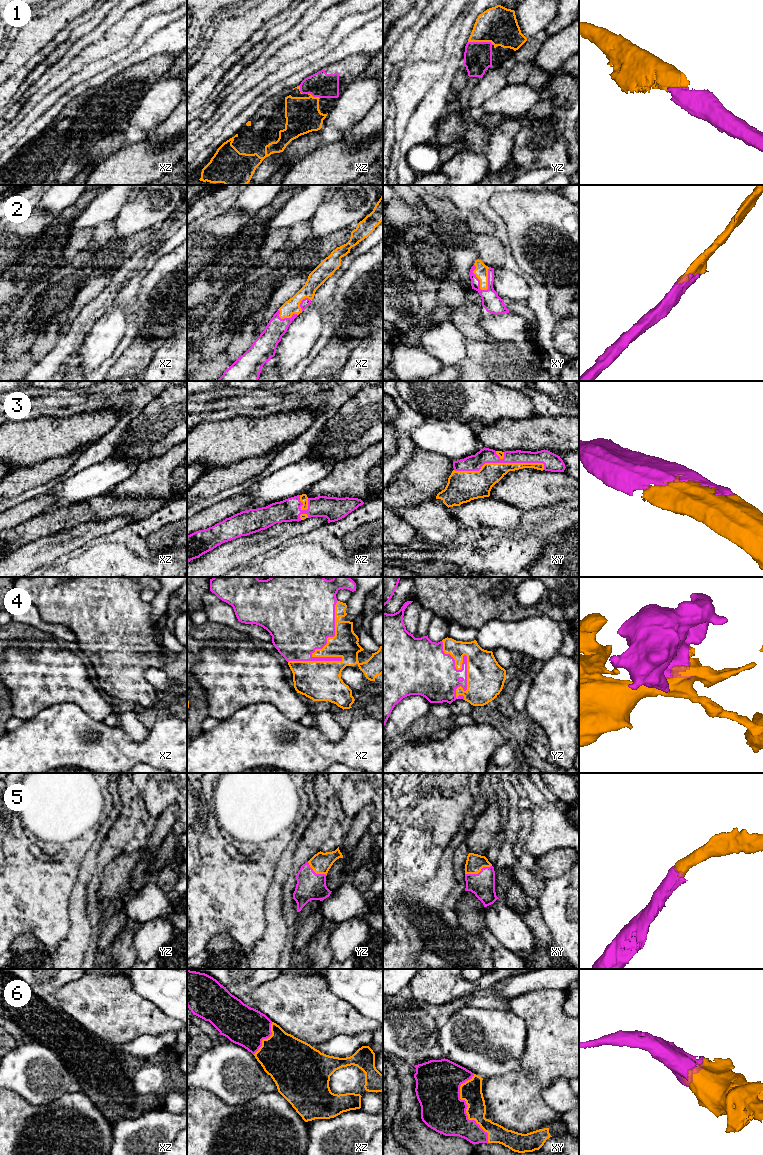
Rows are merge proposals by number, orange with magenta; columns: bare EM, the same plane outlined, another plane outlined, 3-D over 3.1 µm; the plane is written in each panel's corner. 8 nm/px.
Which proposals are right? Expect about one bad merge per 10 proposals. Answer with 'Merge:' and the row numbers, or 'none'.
Merge: 1, 2, 3, 4, 5, 6

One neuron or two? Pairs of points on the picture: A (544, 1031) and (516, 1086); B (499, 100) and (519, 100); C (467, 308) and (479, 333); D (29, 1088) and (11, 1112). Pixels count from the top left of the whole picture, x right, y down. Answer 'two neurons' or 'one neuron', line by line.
A: one neuron
B: one neuron
C: one neuron
D: two neurons

